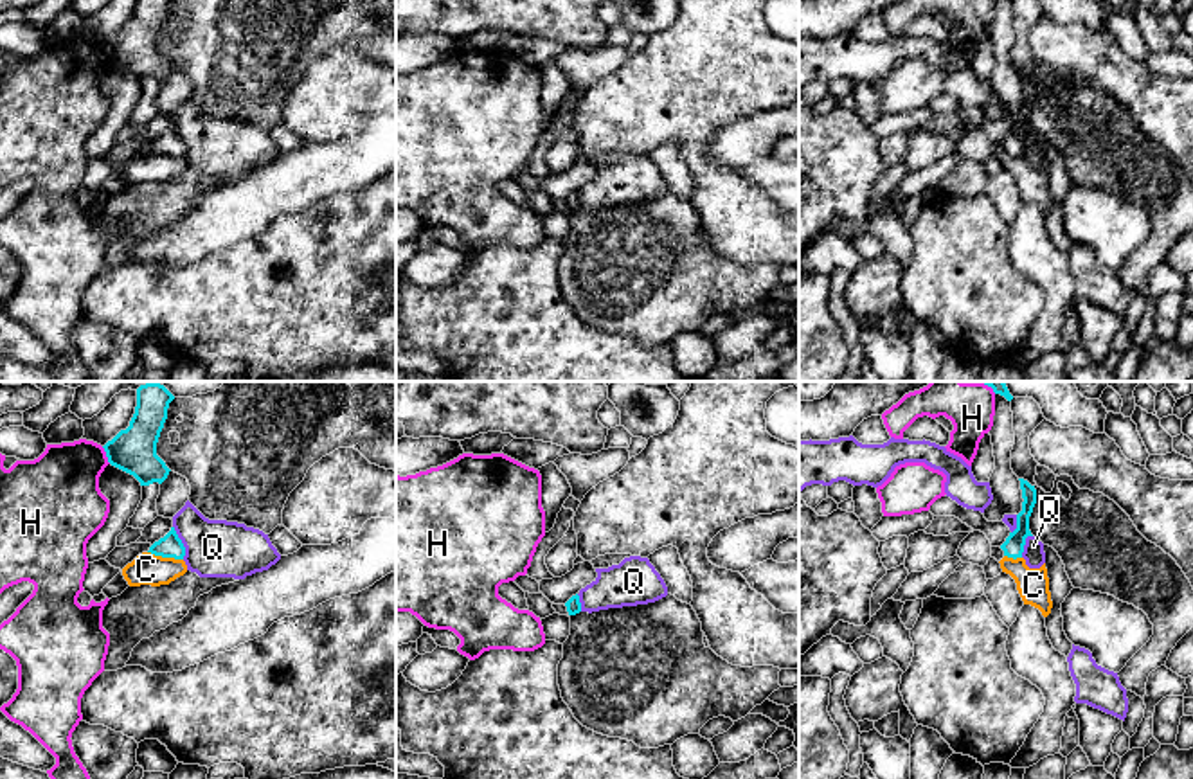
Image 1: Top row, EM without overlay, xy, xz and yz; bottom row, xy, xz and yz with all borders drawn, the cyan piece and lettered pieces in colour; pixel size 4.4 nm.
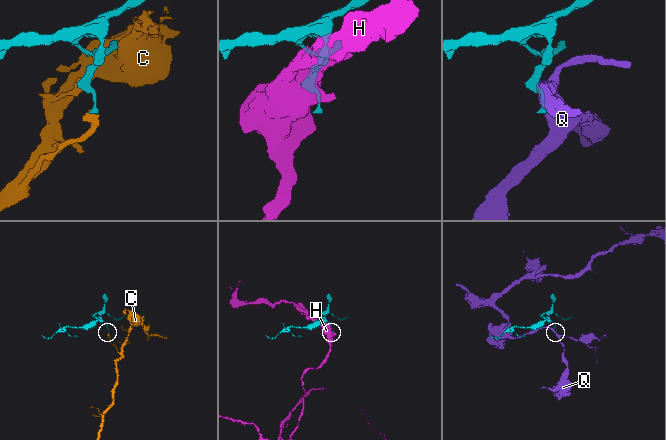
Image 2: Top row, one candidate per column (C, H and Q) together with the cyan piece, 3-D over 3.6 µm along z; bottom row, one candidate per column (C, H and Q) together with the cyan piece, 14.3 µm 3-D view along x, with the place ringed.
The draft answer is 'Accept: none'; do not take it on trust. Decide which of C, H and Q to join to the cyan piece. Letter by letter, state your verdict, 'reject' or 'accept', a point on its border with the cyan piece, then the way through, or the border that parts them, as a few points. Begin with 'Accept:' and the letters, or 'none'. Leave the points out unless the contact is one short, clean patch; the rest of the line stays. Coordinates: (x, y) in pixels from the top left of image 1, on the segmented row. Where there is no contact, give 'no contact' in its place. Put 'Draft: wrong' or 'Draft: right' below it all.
Accept: none
C: reject; meets cyan in xy at (166, 556); border along xy (148, 551), (182, 560)
H: reject; meets cyan in xy at (107, 456)
Q: reject; meets cyan in xy at (180, 542); border along xy (173, 526), (184, 547), (184, 558)
Draft: right

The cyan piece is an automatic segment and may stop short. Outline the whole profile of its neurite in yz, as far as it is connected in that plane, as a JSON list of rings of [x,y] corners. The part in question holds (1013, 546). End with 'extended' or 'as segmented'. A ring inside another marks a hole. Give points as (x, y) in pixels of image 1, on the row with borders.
[[[1018,479],[1018,480],[1020,480],[1020,489],[1022,489],[1022,498],[1024,498],[1022,511],[1017,515],[1017,529],[1009,533],[1006,542],[1000,545],[1000,549],[1004,551],[1004,556],[1013,558],[1013,560],[1022,558],[1026,538],[1033,536],[1029,531],[1029,516],[1036,504],[1035,486],[1031,486],[1024,479]]]; as segmented

